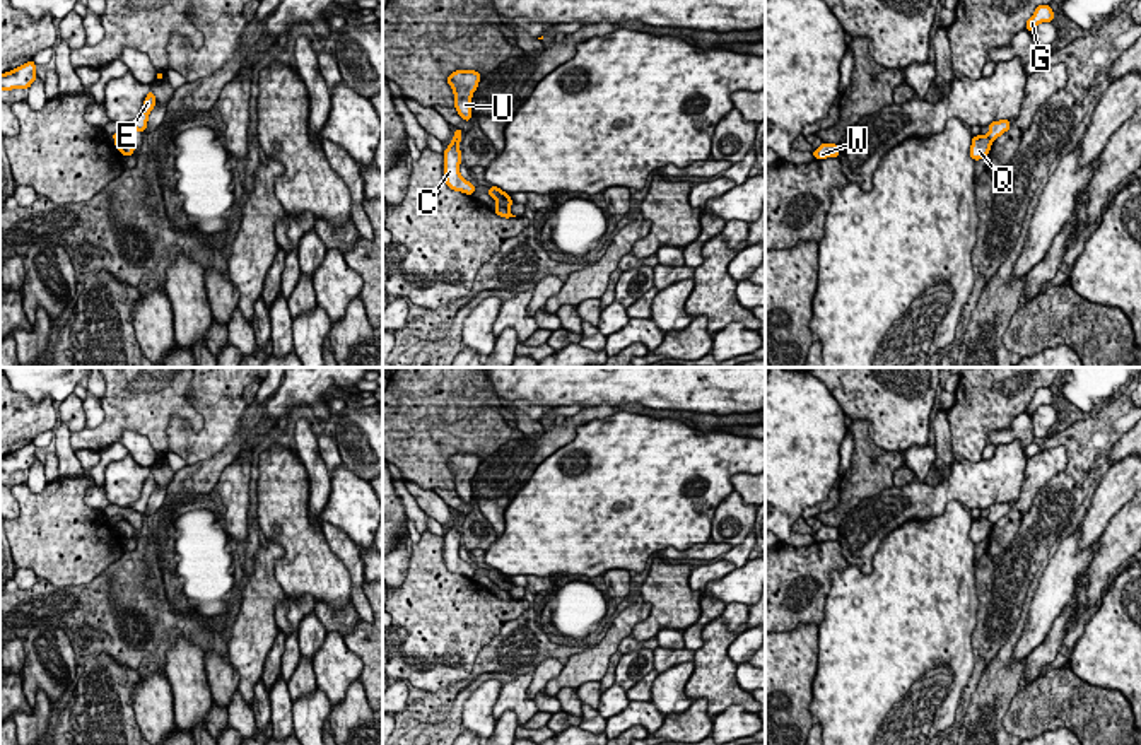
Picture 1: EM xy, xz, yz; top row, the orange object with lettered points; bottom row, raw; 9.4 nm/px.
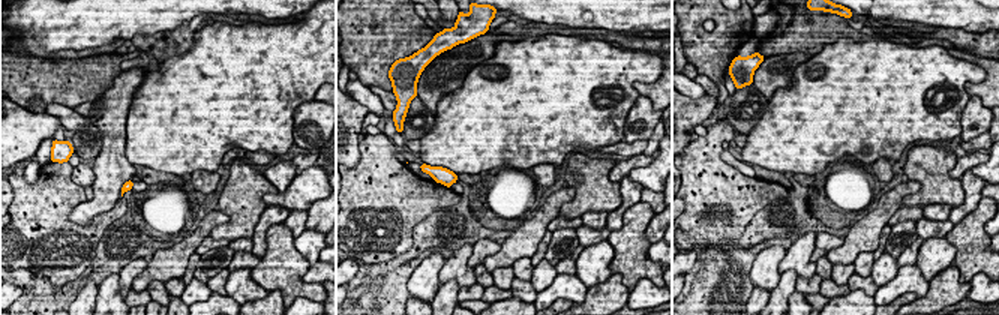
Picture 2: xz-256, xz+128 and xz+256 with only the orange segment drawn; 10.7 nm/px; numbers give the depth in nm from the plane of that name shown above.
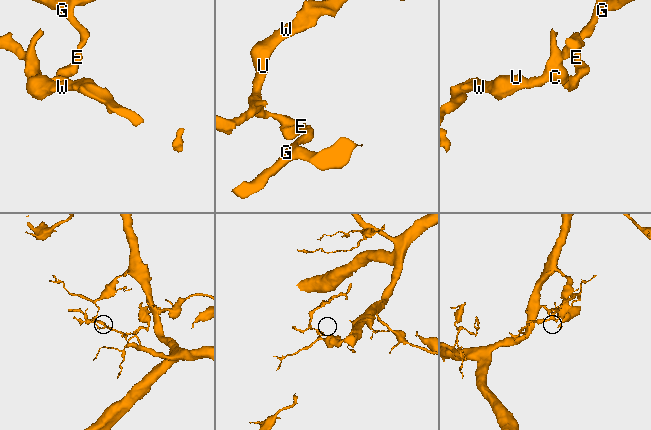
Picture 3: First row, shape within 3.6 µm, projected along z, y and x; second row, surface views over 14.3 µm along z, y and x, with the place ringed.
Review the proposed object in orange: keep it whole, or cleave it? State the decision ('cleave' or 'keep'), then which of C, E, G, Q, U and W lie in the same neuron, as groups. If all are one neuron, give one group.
cleave | C Q U W / E G

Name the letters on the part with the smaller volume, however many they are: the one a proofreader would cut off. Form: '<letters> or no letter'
C, Q, U, W

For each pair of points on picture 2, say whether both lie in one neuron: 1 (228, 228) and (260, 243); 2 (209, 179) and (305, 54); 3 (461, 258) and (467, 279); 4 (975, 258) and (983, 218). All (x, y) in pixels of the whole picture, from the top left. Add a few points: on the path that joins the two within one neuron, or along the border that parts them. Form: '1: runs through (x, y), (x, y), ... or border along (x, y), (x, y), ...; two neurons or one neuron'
1: border along (267, 206), (251, 237); two neurons
2: border along (219, 170), (197, 170), (191, 174); two neurons
3: runs through (461, 263), (464, 275); one neuron
4: runs through (975, 248), (975, 228); one neuron

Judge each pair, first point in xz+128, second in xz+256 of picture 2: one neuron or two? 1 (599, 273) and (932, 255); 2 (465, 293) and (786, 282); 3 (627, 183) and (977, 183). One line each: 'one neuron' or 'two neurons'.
1: one neuron
2: two neurons
3: one neuron

